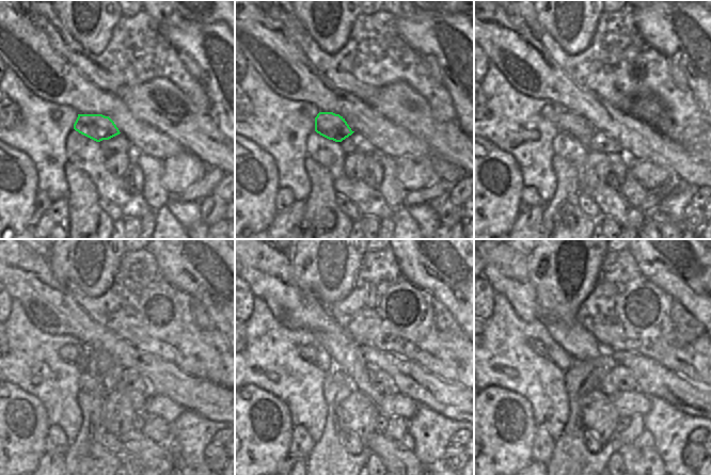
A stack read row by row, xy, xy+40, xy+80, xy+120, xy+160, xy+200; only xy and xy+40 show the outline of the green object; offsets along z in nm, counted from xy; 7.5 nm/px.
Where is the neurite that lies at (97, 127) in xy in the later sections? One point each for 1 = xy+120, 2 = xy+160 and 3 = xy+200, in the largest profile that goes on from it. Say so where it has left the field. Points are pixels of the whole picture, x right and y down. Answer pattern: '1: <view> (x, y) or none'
1: xy+120 (69, 353)
2: xy+160 (307, 352)
3: xy+200 (537, 346)

